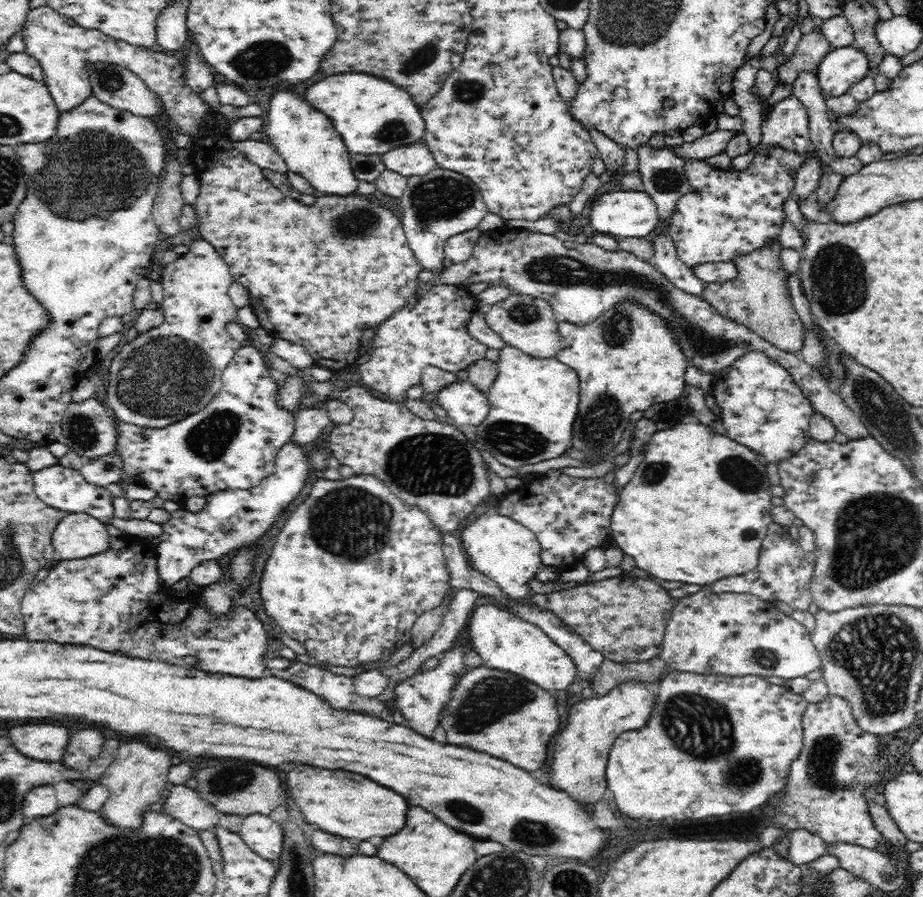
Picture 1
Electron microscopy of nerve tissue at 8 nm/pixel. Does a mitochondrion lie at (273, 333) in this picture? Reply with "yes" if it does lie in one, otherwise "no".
no

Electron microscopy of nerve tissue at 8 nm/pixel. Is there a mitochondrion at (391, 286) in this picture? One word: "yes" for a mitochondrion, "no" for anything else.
no

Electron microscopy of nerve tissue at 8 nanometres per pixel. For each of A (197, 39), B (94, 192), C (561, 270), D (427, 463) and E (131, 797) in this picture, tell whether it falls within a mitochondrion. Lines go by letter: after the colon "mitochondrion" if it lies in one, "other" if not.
A: other
B: mitochondrion
C: mitochondrion
D: mitochondrion
E: other

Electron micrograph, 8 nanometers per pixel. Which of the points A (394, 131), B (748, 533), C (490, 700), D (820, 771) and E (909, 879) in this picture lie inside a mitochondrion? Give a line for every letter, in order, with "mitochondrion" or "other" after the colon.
A: mitochondrion
B: mitochondrion
C: mitochondrion
D: mitochondrion
E: other

